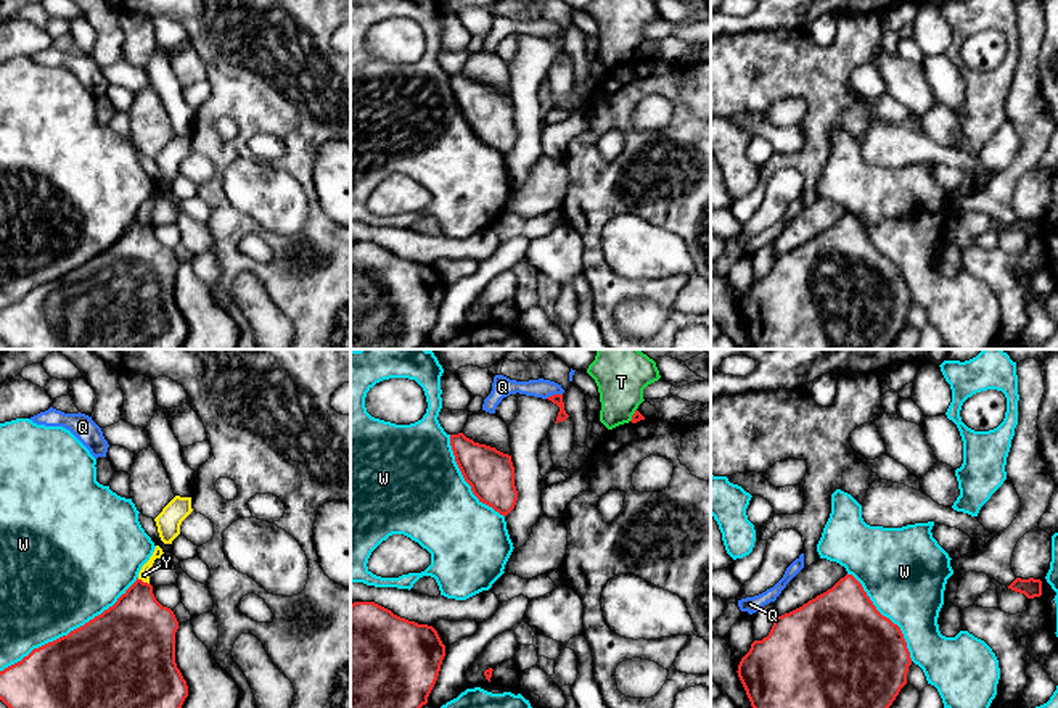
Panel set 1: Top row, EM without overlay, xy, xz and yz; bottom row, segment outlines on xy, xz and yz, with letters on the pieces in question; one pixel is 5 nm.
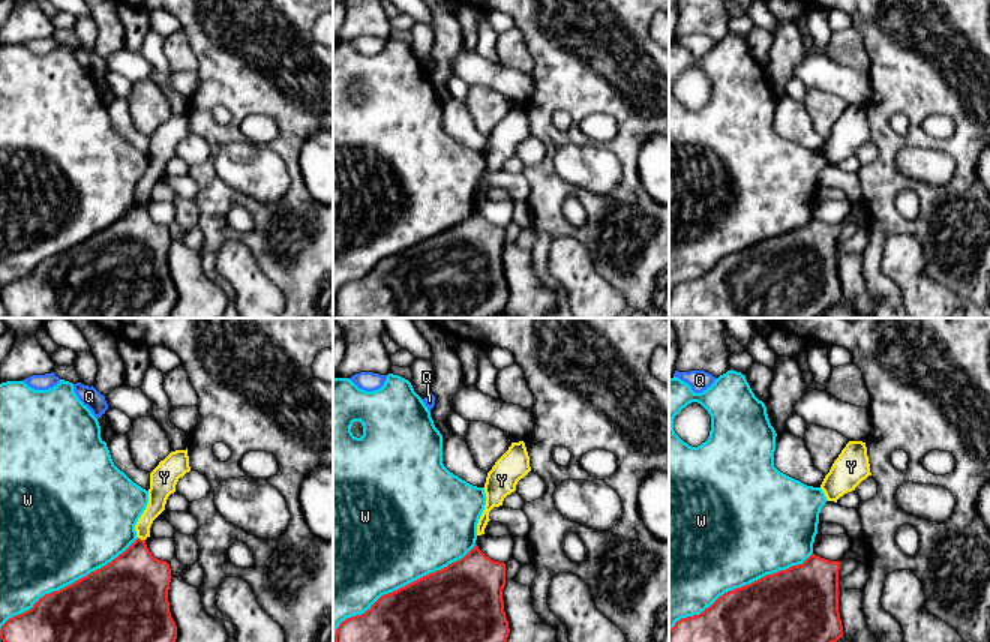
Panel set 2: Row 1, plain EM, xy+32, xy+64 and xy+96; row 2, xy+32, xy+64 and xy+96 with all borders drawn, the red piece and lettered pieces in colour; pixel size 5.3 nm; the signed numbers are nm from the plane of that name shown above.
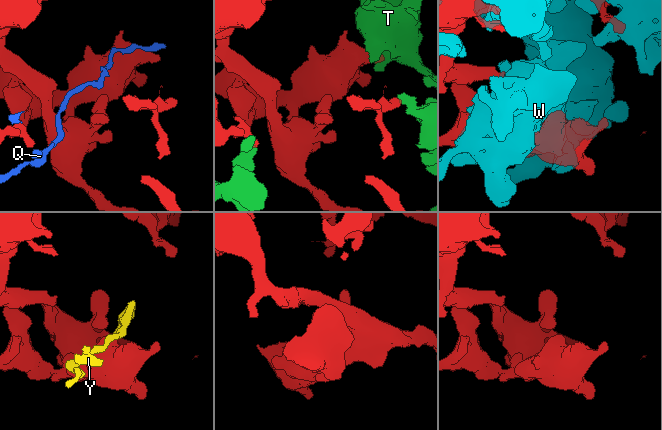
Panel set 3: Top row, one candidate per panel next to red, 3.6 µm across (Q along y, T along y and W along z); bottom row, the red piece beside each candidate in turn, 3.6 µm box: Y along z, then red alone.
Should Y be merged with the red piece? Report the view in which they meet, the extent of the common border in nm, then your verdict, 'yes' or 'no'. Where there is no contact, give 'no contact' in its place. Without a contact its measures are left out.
meets red in xy; contact 70 nm long; no

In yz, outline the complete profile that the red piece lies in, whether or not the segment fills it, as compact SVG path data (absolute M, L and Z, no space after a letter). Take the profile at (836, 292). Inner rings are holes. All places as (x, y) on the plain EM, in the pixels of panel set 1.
M846 214L826 232L777 256L769 275L751 283L736 312L754 349L888 349L907 323L910 304L900 267L876 249L852 214Z

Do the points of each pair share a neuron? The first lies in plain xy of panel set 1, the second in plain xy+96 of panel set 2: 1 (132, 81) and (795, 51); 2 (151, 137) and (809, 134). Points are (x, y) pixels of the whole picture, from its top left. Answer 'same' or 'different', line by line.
1: different
2: different

